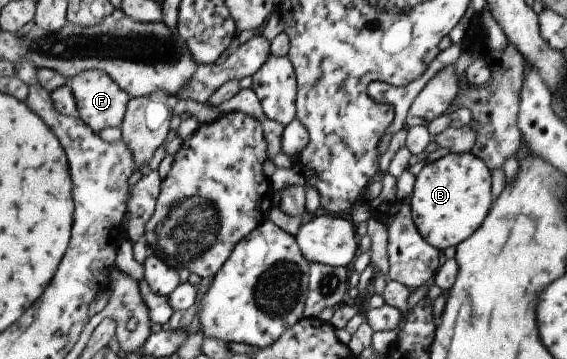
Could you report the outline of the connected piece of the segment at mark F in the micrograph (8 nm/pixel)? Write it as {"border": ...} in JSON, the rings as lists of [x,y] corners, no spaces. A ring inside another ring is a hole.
{"border":[[[87,70],[74,75],[67,83],[74,97],[77,116],[94,134],[120,126],[130,97],[106,73]]]}

